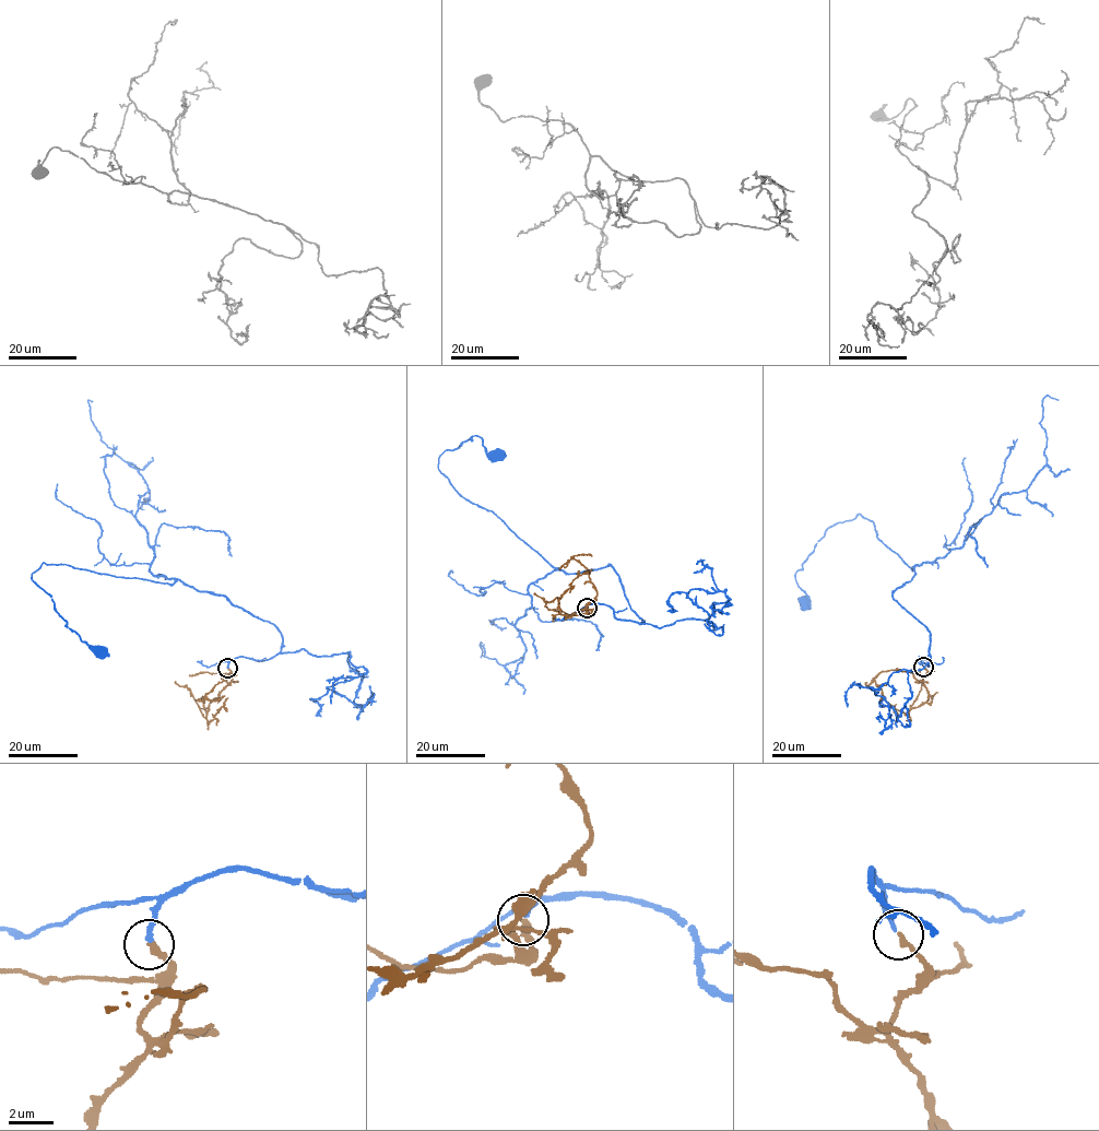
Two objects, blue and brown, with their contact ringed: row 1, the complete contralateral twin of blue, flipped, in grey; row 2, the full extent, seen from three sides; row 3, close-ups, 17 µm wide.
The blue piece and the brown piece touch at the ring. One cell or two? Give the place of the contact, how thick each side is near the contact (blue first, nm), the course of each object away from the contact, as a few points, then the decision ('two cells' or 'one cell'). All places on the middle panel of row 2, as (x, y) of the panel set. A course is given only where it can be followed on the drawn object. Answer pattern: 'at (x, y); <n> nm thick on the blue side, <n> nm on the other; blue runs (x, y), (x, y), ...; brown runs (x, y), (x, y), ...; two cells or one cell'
at (587, 608); 200 nm thick on the blue side, 260 nm on the other; blue runs (587, 607), (645, 621), (611, 565), (575, 573), (550, 565), (438, 468), (446, 450), (473, 436), (498, 455); brown runs (587, 608), (588, 613), (583, 609), (570, 615), (562, 614), (558, 599), (578, 576), (591, 569); one cell

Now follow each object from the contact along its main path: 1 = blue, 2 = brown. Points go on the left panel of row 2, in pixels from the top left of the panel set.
1: (227, 668), (241, 656), (272, 658), (282, 636), (177, 579), (43, 563), (31, 577), (101, 651)
2: (227, 668), (232, 673), (227, 685), (210, 703), (205, 718), (209, 722), (228, 697)

